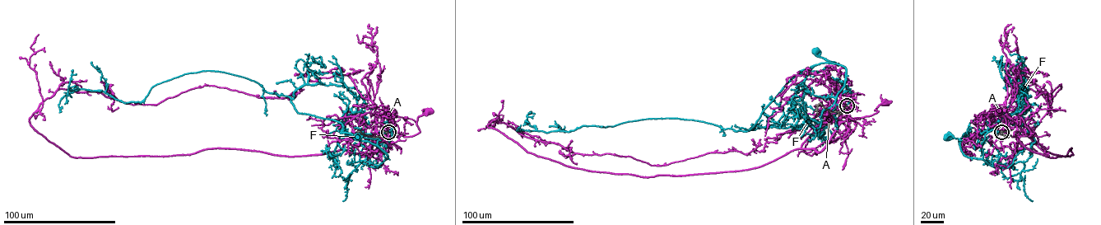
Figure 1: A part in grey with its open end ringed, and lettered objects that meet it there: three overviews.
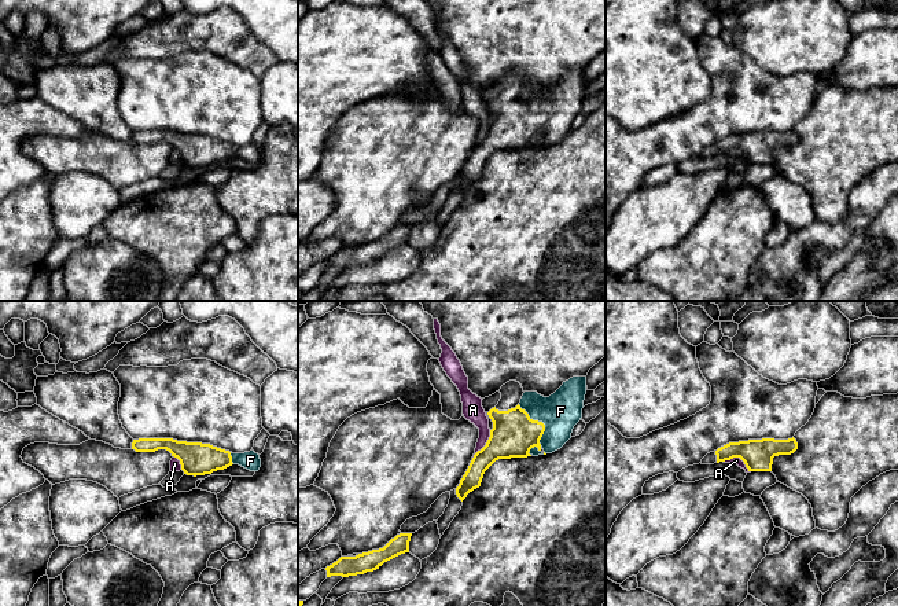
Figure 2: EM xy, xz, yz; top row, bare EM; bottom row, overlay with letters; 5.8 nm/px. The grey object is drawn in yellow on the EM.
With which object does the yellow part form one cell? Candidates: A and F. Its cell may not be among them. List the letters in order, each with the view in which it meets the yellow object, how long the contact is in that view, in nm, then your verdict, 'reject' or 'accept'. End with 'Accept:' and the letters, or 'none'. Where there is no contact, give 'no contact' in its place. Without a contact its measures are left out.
A: meets yellow in yz; contact 170 nm long; reject
F: meets yellow in xz; contact 280 nm long; accept
Accept: F

